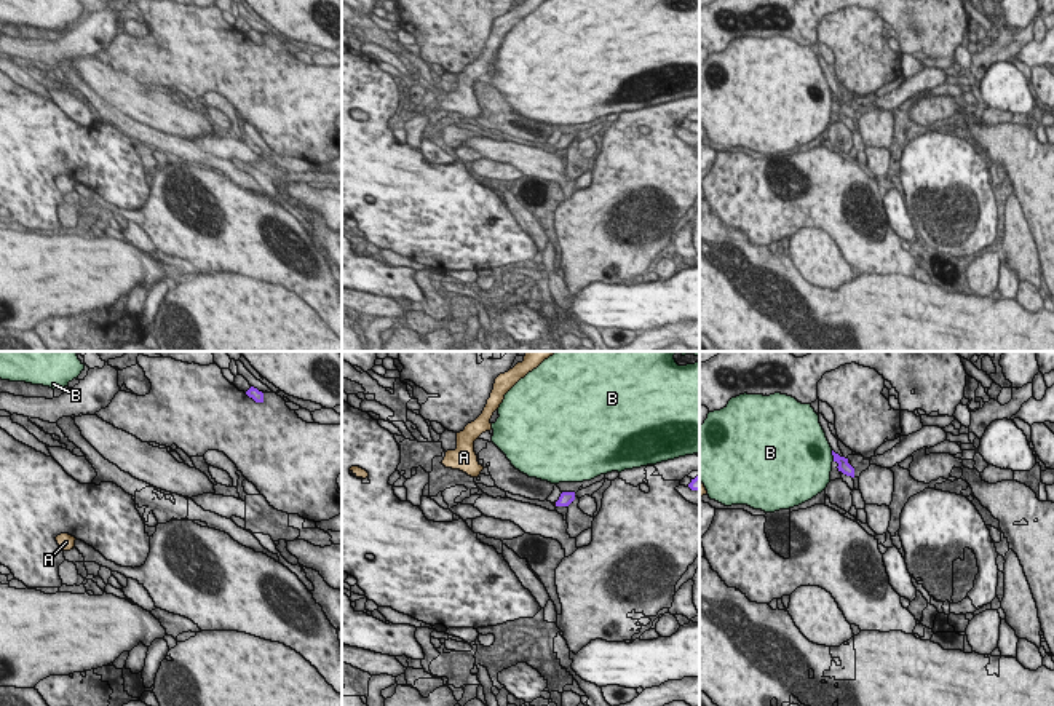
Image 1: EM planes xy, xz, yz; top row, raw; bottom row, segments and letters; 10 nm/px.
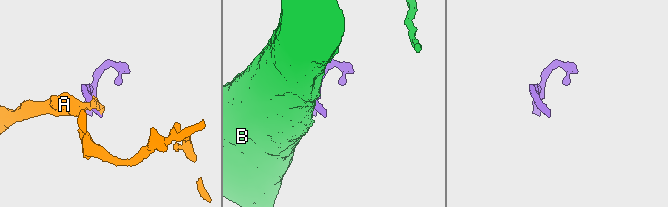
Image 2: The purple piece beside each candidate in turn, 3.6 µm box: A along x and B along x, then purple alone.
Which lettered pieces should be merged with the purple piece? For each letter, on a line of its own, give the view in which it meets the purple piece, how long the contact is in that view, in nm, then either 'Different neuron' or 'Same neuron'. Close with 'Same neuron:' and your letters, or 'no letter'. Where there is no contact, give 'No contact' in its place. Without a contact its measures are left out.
A: Touches purple in xz. Shared border 70 nm. Same neuron
B: Touches purple in yz. Shared border 120 nm. Different neuron
Same neuron: A

